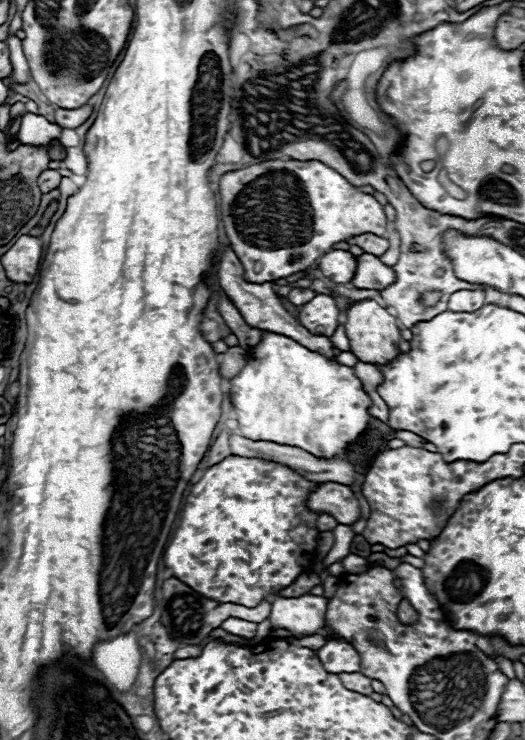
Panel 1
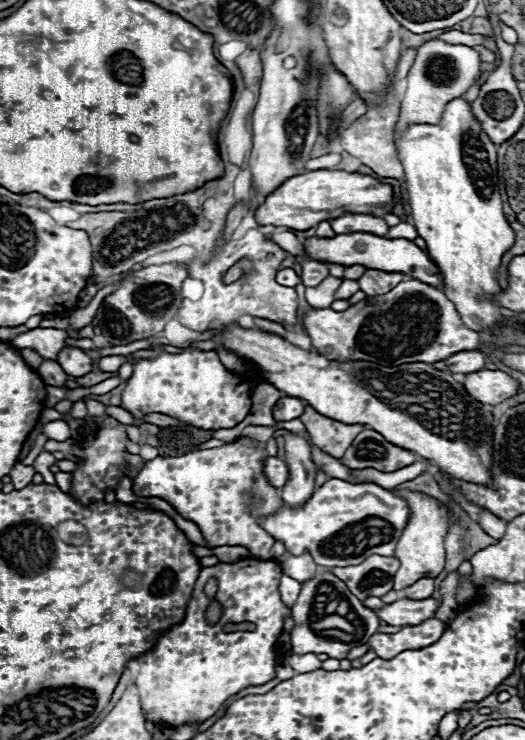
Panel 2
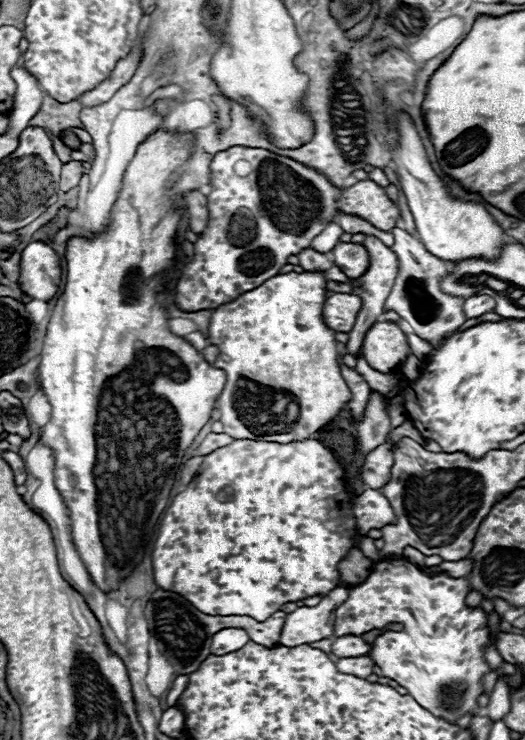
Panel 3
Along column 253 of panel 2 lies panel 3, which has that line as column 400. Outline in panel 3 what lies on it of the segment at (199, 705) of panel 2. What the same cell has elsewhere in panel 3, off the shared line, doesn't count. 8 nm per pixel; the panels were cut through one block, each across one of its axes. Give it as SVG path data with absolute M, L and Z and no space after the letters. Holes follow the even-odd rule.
M406 558L376 562L372 566L370 576L362 584L350 586L348 600L336 608L334 636L362 636L372 630L378 630L380 634L374 638L368 656L376 660L376 664L382 668L382 674L406 688L408 694L424 710L432 712L434 716L440 716L442 720L448 720L450 724L456 724L458 718L466 714L480 714L478 698L484 694L482 678L486 676L486 672L490 672L490 666L484 660L484 648L490 636L486 614L478 608L474 610L466 606L464 600L468 590L468 580L450 578L446 574L428 576L418 566L410 564Z

